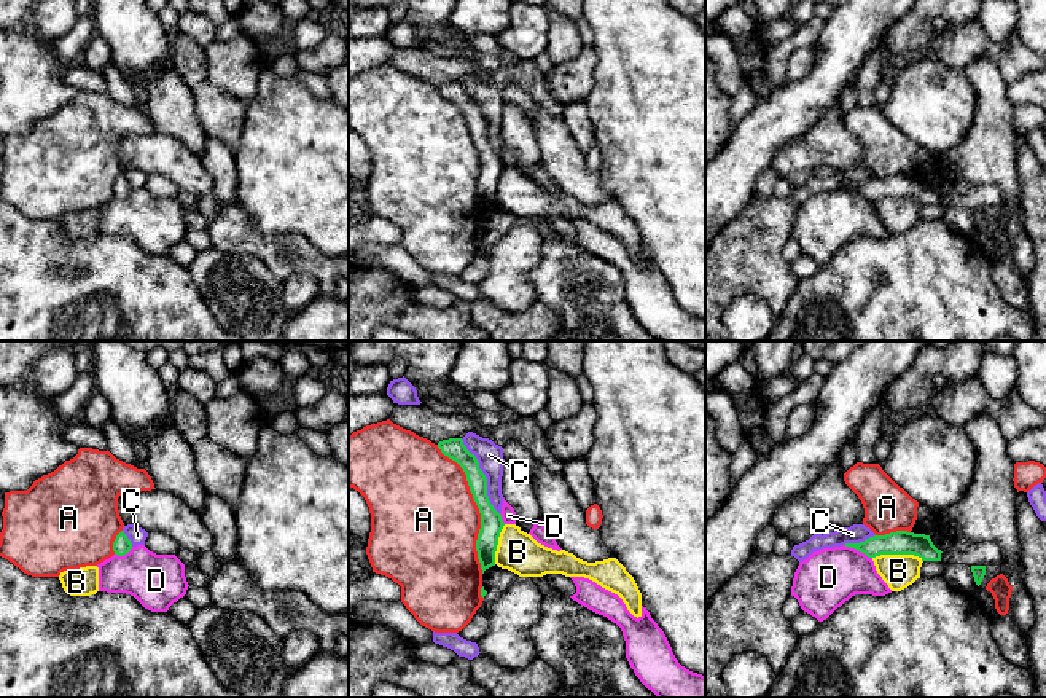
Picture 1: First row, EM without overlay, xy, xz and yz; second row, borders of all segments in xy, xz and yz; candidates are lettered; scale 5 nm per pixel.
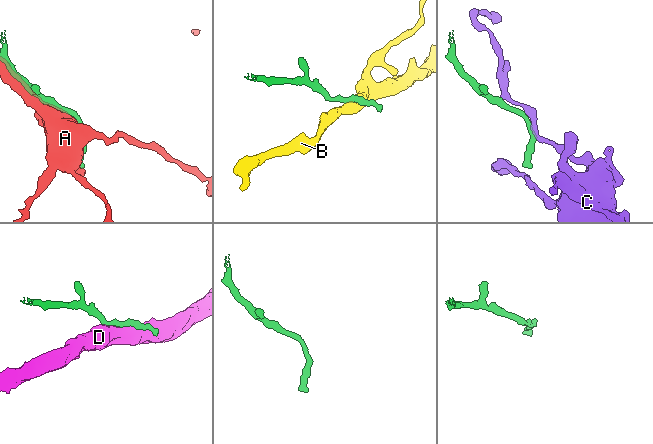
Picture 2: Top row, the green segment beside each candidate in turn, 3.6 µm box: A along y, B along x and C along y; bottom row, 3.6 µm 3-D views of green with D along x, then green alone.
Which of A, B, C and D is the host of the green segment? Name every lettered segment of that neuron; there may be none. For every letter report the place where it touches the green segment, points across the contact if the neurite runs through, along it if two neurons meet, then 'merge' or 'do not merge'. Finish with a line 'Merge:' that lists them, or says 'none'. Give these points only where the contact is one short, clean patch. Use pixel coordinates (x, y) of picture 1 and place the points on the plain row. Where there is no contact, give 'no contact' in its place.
A: xz (478, 150) | do not merge
B: yz (898, 196) | merge
C: xz (484, 120) | along xz (460, 82), (475, 99), (486, 121), (487, 142), (499, 156) | do not merge
D: yz (858, 193) | along yz (844, 188), (854, 190), (871, 201) | do not merge
Merge: B

